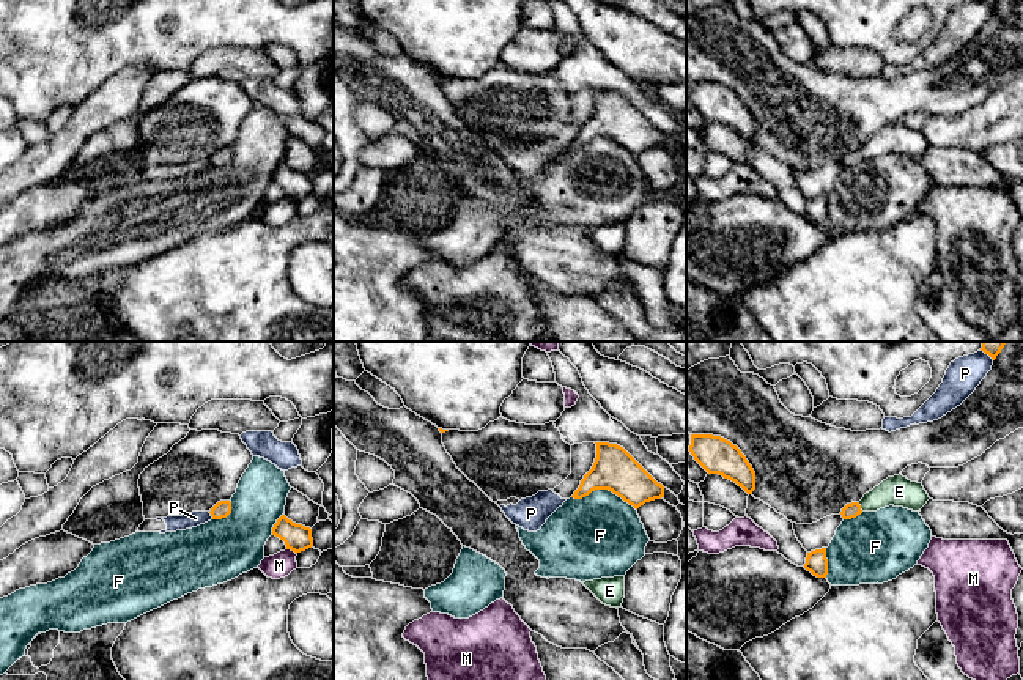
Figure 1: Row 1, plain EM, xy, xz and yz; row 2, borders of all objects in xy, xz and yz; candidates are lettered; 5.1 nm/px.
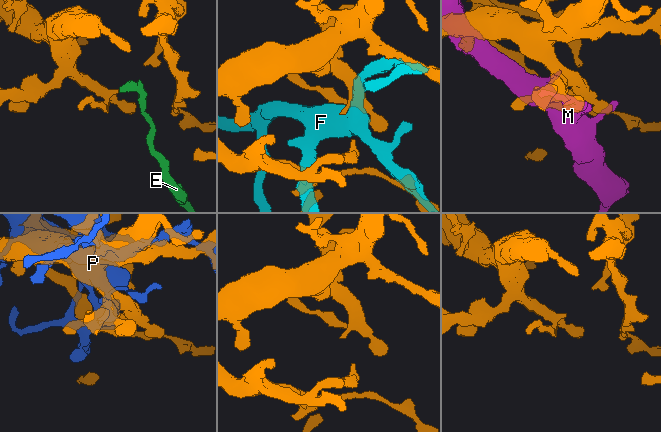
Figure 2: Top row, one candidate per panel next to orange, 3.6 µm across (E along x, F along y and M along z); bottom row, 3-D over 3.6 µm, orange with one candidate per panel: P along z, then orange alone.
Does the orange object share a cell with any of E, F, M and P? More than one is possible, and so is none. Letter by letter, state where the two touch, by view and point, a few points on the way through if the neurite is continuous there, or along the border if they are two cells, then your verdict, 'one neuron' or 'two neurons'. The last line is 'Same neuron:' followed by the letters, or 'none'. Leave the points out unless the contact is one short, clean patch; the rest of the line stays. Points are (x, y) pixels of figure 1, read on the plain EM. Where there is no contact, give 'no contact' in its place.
E: contact yz (860, 155); way yz (850, 158), (860, 155), (890, 139), (899, 139); one neuron
F: contact xz (605, 136); two neurons
M: contact xy (291, 197); two neurons
P: contact xy (211, 162); two neurons
Same neuron: E

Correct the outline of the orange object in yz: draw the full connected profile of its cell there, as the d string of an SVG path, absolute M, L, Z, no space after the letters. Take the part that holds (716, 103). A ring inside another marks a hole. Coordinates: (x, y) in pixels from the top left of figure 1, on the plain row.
M691 82L689 99L708 121L719 121L735 129L748 142L755 137L752 113L730 88L713 82Z

